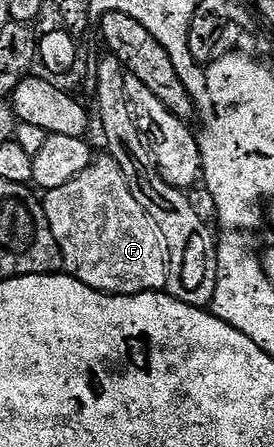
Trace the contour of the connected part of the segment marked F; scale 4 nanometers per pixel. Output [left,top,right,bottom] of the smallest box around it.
[42,153,170,295]

